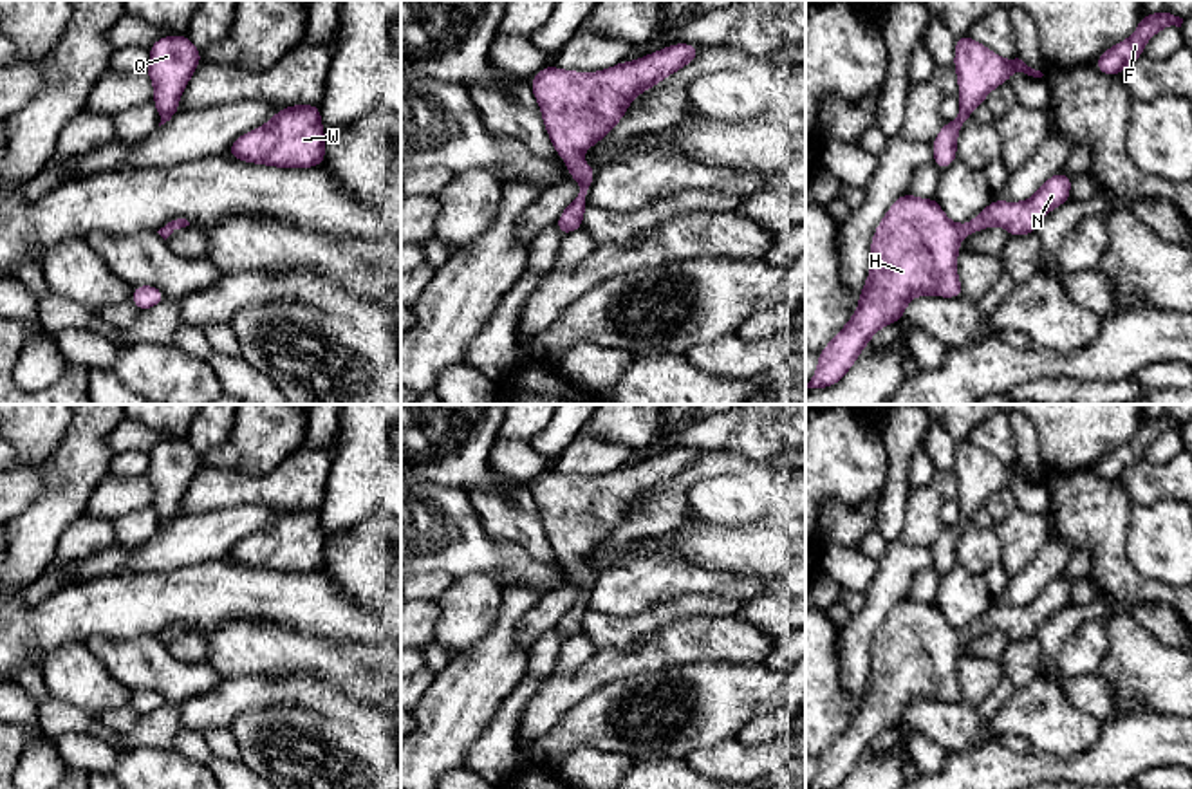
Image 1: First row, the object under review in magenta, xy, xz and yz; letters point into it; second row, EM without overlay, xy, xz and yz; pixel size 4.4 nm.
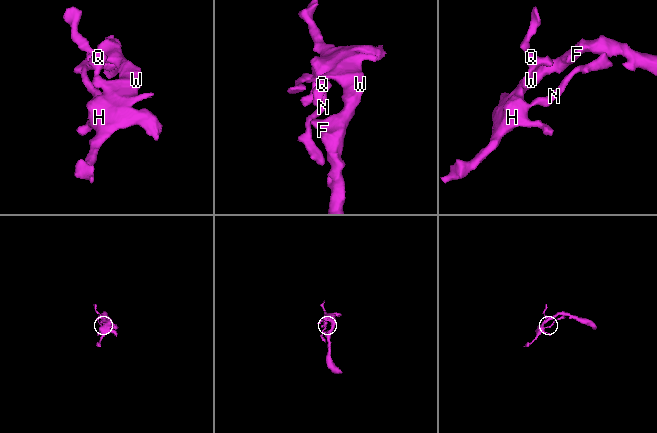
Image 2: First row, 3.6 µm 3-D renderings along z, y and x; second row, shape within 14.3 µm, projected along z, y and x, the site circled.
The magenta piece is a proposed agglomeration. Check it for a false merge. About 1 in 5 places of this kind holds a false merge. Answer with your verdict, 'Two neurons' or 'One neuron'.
One neuron

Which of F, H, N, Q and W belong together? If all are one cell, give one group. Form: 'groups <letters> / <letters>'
groups F H N Q W

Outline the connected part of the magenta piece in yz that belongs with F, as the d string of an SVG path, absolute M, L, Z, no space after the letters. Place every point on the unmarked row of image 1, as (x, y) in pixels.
M1163 413L1156 419L1143 419L1136 437L1127 444L1105 453L1098 464L1096 473L1102 478L1118 480L1127 469L1134 468L1145 453L1145 448L1158 439L1163 432L1176 430L1181 432L1183 422Z

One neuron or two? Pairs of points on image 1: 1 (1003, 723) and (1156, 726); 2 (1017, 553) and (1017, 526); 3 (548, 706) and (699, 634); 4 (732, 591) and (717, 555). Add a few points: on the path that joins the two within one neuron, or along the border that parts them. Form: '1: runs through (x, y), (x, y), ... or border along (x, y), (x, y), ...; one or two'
1: border along (1106, 723), (1100, 739), (1093, 746), (1073, 753); two
2: runs through (1017, 546), (1017, 533); one
3: runs through (586, 679), (605, 665), (623, 663), (661, 649); one
4: border along (685, 558), (748, 578); two

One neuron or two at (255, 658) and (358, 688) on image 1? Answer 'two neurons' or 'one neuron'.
one neuron

